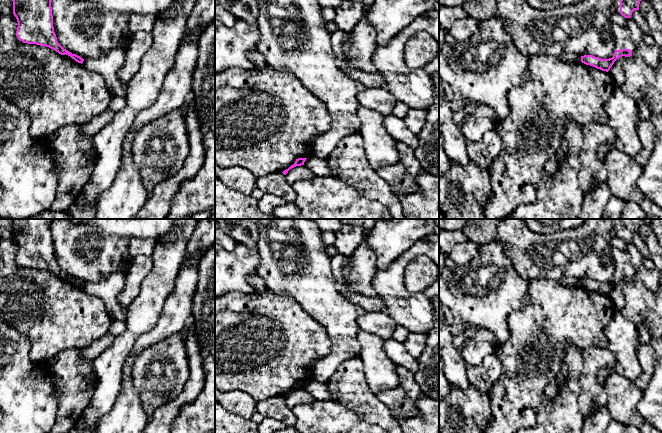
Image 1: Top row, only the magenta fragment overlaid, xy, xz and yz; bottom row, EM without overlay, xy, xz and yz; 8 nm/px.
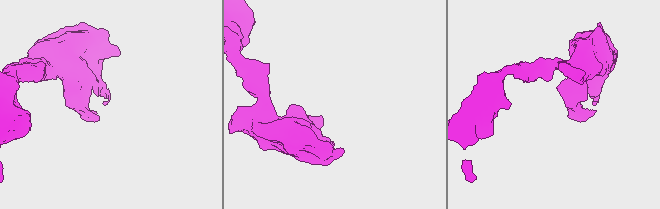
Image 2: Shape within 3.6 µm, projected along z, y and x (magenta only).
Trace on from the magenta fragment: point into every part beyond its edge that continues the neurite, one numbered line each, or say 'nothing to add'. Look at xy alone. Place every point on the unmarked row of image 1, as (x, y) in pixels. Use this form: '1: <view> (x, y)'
nothing to add

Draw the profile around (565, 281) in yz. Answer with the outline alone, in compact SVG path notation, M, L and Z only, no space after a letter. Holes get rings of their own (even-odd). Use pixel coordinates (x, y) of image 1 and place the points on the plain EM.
M562 277L559 282L565 287L574 287L581 285L581 281L575 277Z

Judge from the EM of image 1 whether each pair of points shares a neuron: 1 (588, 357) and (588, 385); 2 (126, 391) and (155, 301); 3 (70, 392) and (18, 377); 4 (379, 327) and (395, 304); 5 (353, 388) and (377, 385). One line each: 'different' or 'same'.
1: same
2: different
3: different
4: different
5: different

